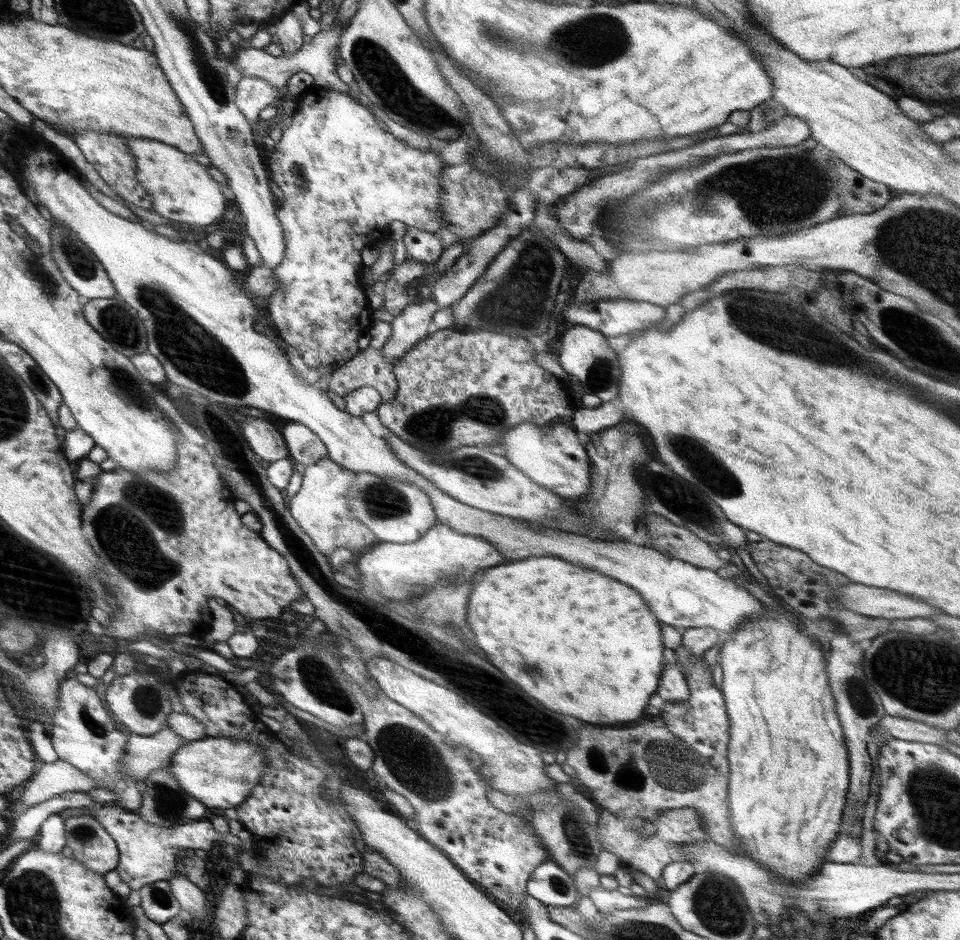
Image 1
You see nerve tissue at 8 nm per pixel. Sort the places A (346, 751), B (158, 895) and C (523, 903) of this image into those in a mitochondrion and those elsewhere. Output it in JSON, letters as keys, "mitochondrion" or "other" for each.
{"A":"other","B":"mitochondrion","C":"other"}

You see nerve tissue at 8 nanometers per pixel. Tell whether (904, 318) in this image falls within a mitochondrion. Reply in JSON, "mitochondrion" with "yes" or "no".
{"mitochondrion":"yes"}

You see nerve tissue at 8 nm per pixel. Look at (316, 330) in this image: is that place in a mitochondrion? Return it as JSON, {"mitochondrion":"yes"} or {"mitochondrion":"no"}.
{"mitochondrion":"yes"}

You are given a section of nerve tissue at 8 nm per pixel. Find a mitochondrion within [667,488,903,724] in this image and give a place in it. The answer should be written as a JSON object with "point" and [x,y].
{"point":[860,697]}

